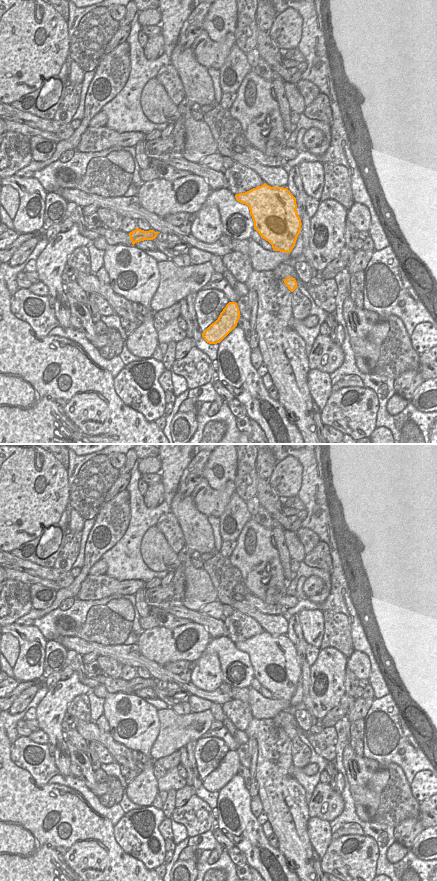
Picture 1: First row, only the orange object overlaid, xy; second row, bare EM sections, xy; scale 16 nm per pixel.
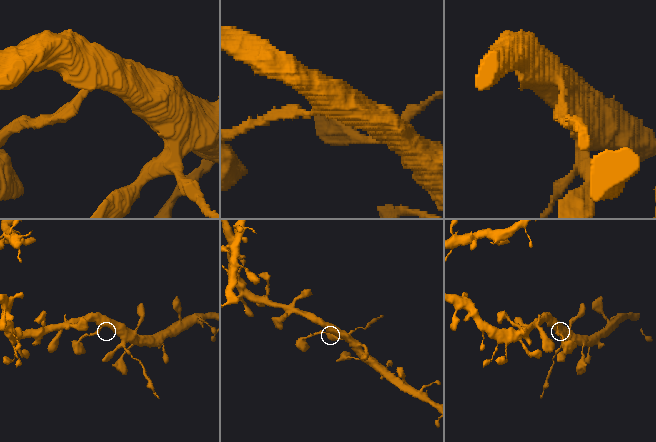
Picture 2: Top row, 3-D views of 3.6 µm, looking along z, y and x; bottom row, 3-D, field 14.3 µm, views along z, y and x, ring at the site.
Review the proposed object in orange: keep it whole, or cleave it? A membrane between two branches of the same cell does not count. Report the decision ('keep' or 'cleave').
cleave

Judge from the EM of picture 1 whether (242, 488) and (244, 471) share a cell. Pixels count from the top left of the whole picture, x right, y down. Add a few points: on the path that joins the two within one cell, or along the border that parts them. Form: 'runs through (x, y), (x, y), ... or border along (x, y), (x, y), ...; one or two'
runs through (244, 484), (244, 475); one

